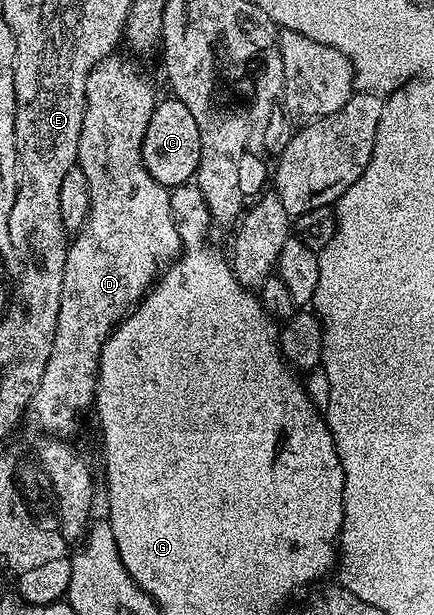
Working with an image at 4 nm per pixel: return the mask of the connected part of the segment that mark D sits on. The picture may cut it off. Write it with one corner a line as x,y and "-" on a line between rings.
112,53
107,58
101,60
98,65
89,73
89,81
85,85
87,94
87,104
85,105
85,117
81,125
81,137
79,138
79,157
77,165
85,173
87,182
87,192
91,200
87,210
87,219
83,222
82,227
74,232
67,248
65,257
65,277
61,281
61,309
57,313
57,333
53,341
53,349
49,353
49,361
45,365
45,373
41,373
41,385
37,385
37,393
33,393
31,405
29,408
30,418
35,418
35,423
40,427
40,432
48,436
71,437
79,427
79,418
88,410
92,410
95,401
95,380
99,377
99,354
105,345
105,341
111,336
112,331
138,307
139,302
143,300
144,295
155,285
156,279
160,274
167,270
181,254
181,240
179,238
179,229
176,224
173,213
171,212
171,191
162,187
153,177
149,175
149,169
145,169
143,164
143,154
141,145
145,137
145,129
149,125
149,117
153,115
153,109
157,102
155,87
135,68
135,63
131,59
122,59
119,53

